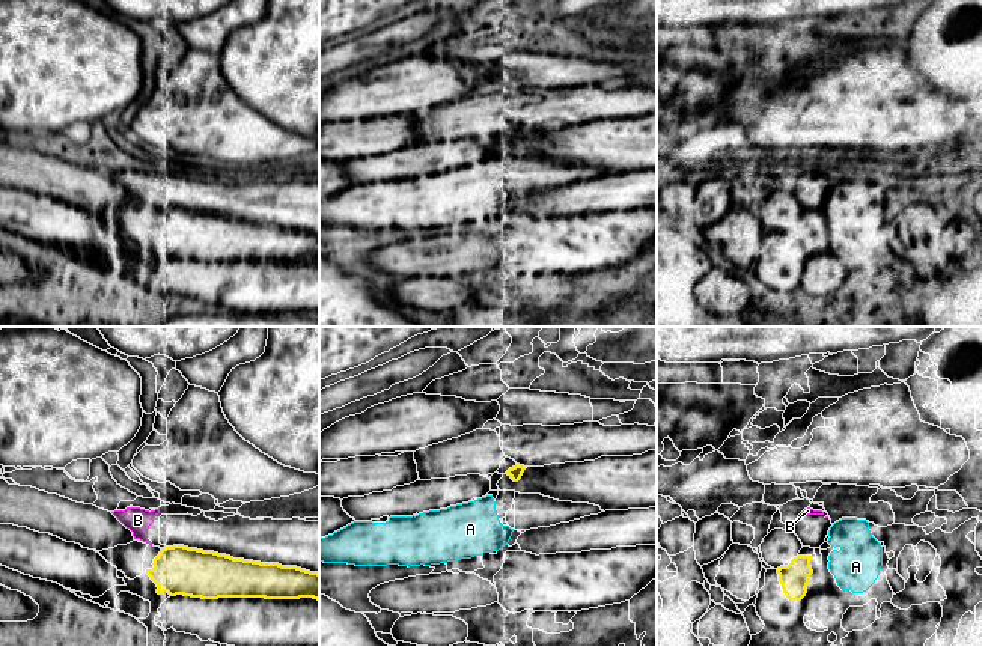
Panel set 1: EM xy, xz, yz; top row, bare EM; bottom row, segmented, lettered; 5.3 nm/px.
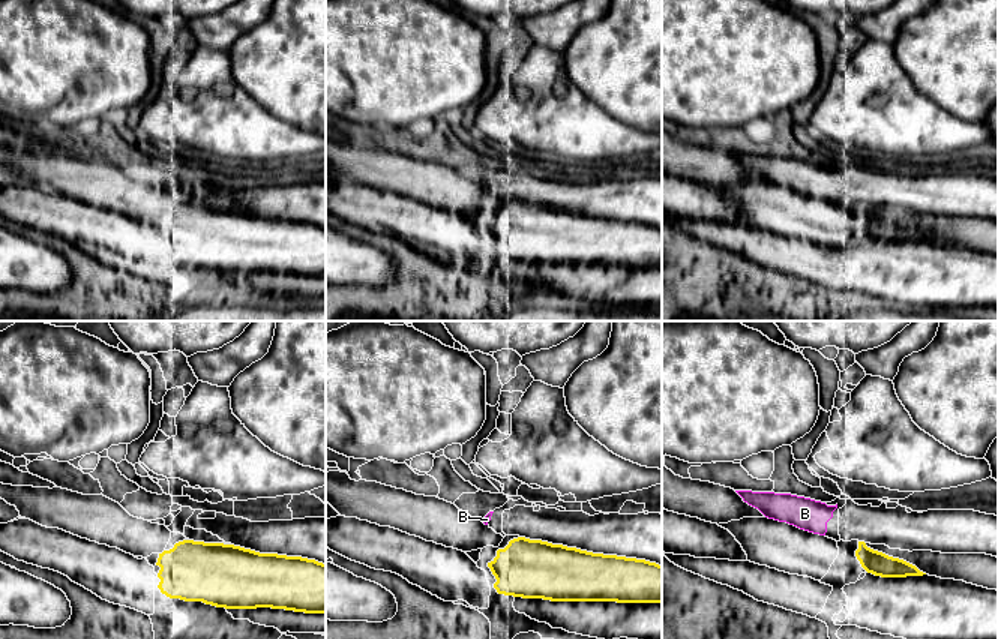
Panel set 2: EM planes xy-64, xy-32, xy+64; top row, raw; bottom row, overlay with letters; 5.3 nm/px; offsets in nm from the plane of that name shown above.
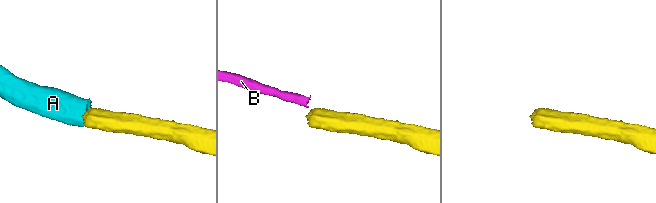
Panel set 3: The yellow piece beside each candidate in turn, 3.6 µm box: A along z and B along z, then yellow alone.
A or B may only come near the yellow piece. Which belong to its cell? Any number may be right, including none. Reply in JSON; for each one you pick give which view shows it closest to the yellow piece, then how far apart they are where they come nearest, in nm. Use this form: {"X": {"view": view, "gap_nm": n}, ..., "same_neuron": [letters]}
{"same_neuron": []}

